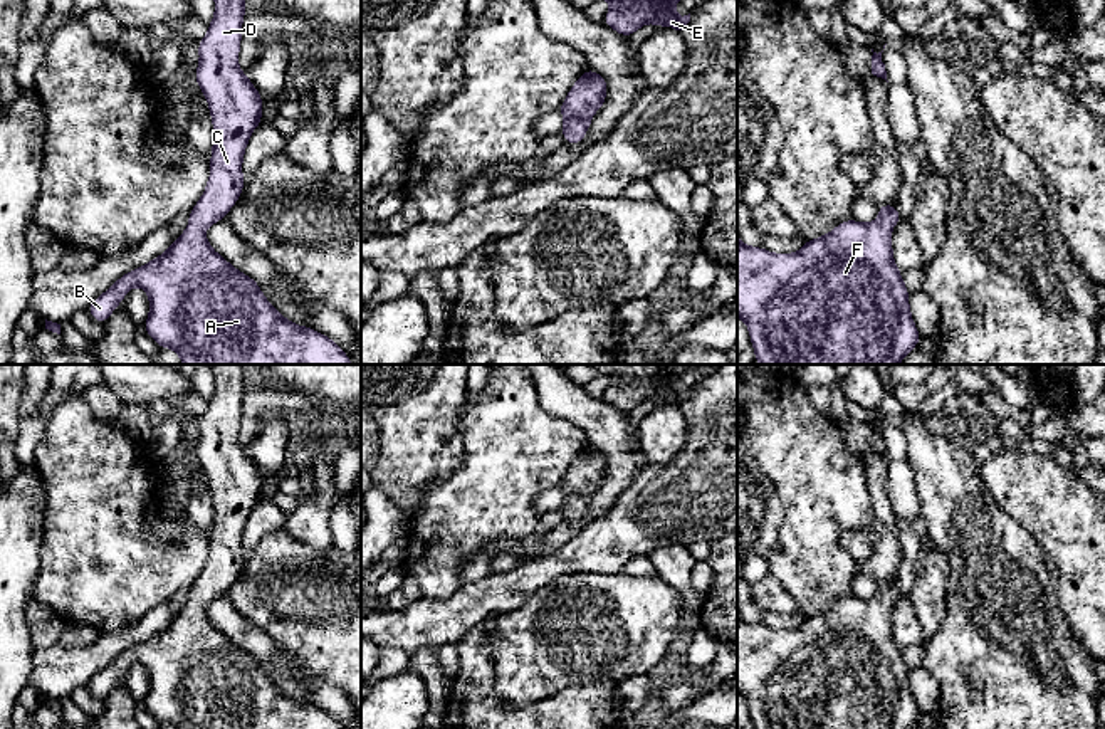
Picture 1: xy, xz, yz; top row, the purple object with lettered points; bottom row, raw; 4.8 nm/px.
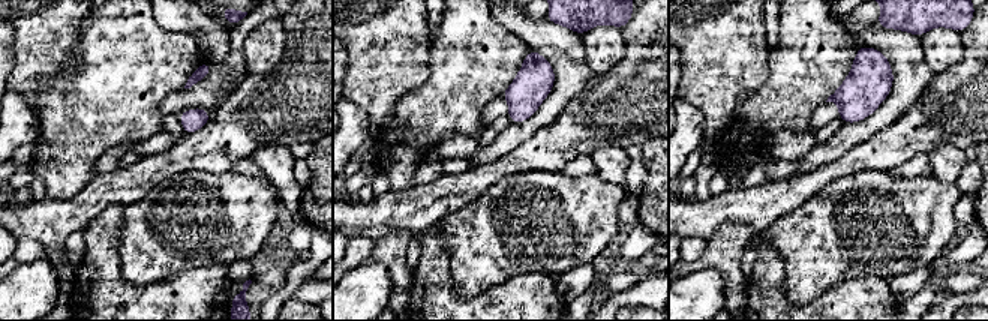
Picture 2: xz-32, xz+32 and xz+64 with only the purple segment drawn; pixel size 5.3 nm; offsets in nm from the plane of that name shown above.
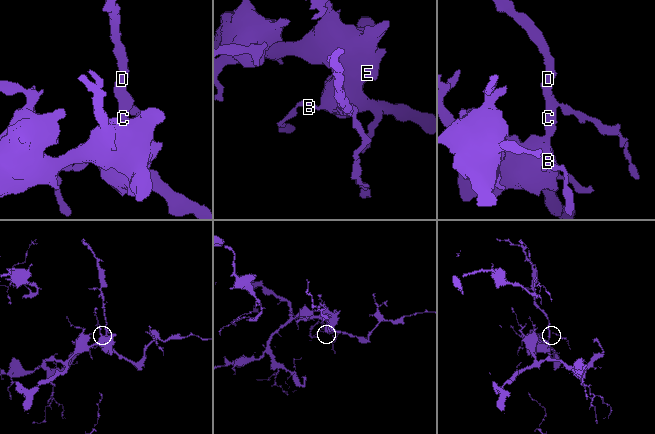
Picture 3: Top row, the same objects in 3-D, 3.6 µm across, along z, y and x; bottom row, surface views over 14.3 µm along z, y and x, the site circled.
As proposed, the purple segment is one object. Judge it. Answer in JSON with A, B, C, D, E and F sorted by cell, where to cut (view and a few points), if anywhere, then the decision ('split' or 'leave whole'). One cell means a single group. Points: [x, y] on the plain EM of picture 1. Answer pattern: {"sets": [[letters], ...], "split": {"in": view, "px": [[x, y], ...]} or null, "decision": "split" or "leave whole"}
{"sets": [["A", "B", "C", "D", "E", "F"]], "split": null, "decision": "leave whole"}

